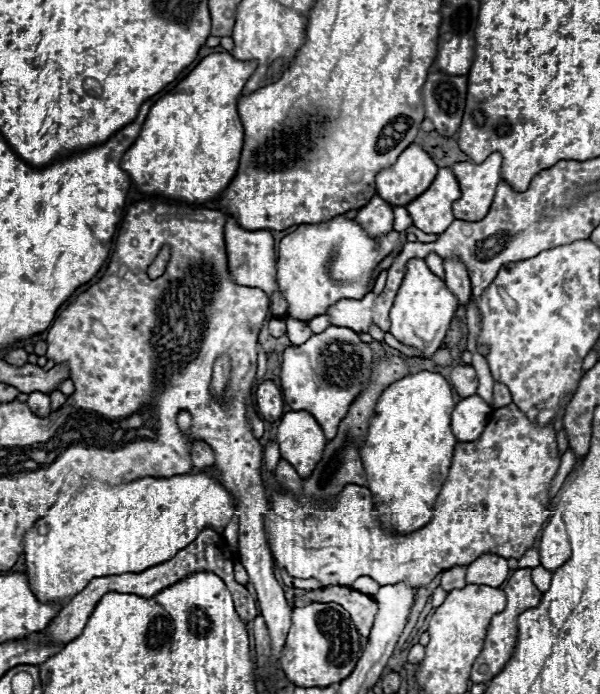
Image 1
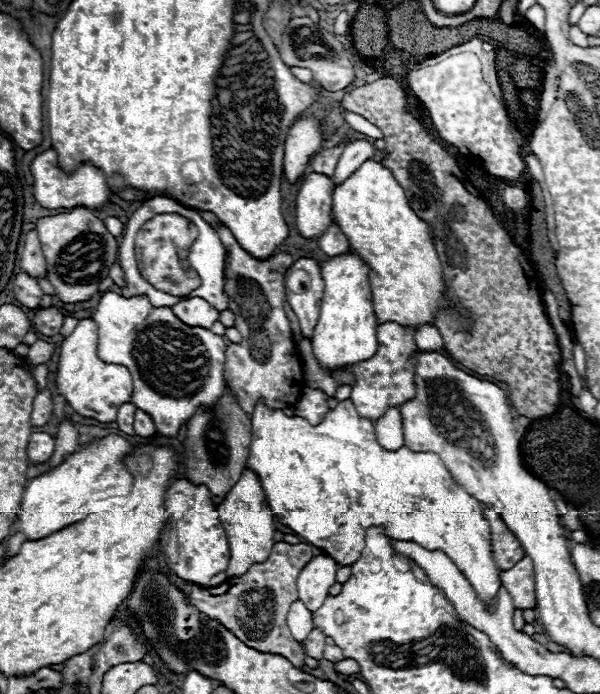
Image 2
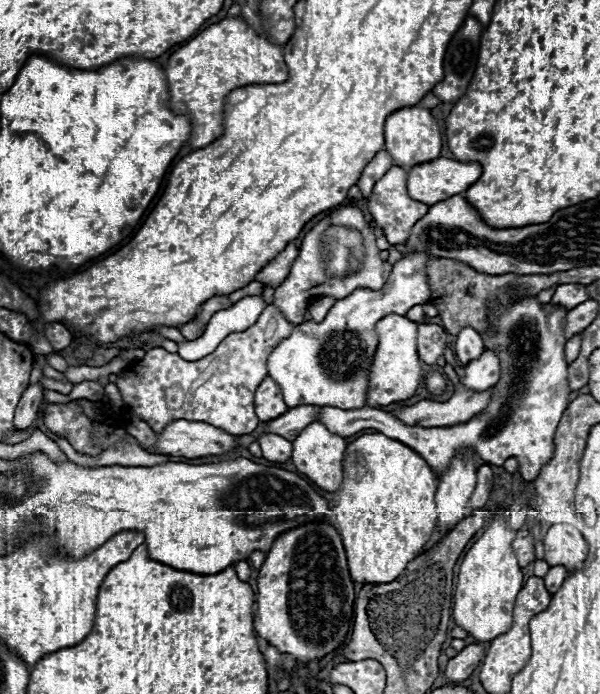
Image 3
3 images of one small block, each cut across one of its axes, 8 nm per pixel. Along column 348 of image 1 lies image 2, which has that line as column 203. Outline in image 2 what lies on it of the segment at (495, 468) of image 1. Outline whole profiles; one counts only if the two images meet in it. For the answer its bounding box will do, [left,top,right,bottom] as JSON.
[160,480,230,586]

